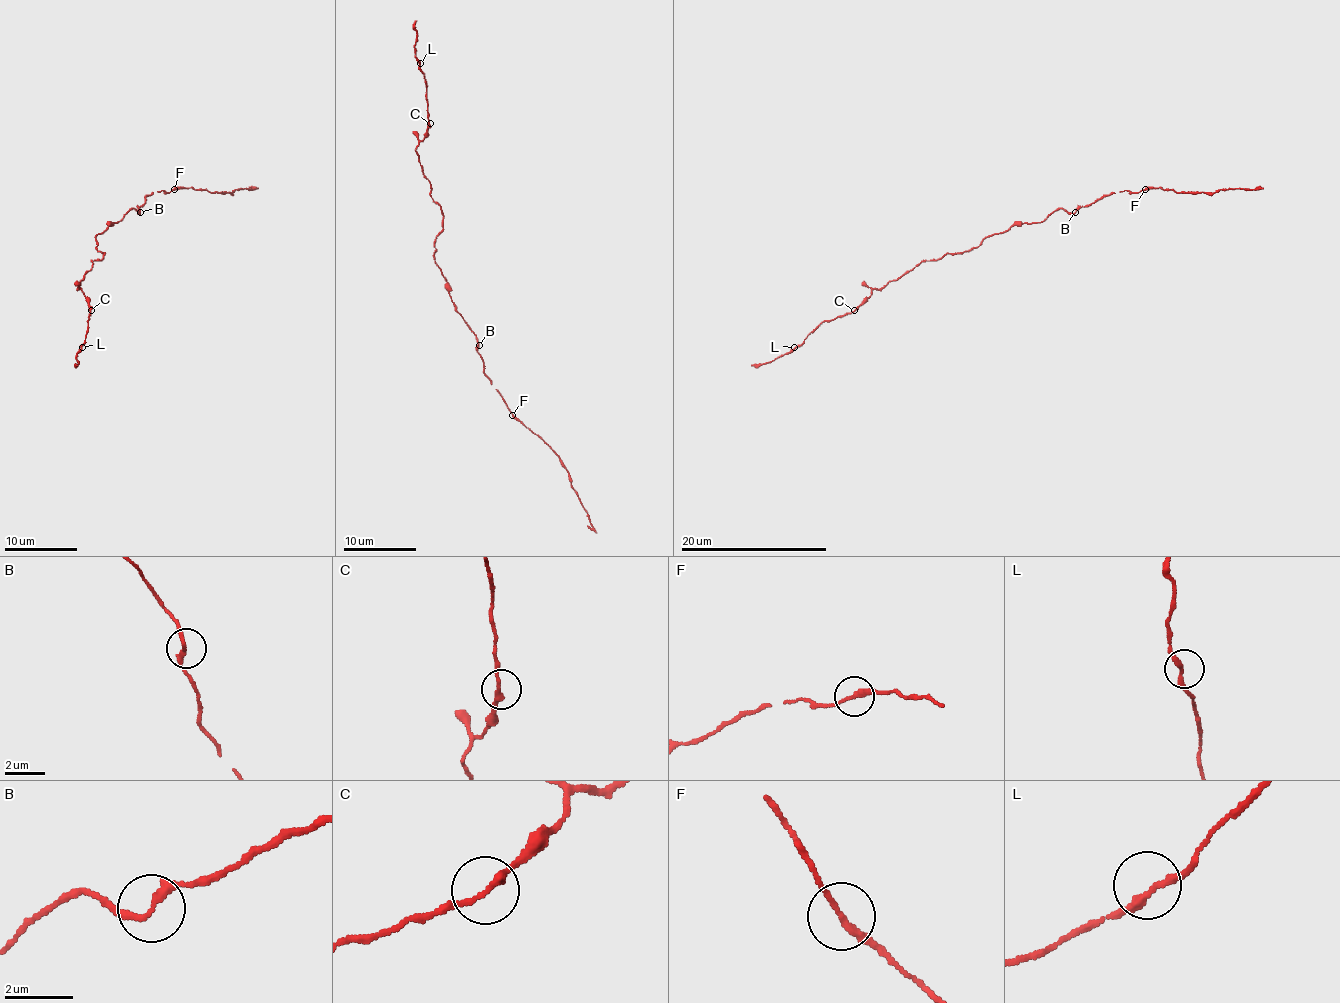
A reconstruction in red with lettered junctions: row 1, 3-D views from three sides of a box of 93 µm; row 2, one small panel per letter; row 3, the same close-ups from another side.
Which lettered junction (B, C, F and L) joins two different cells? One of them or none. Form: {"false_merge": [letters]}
{"false_merge": ["F"]}

